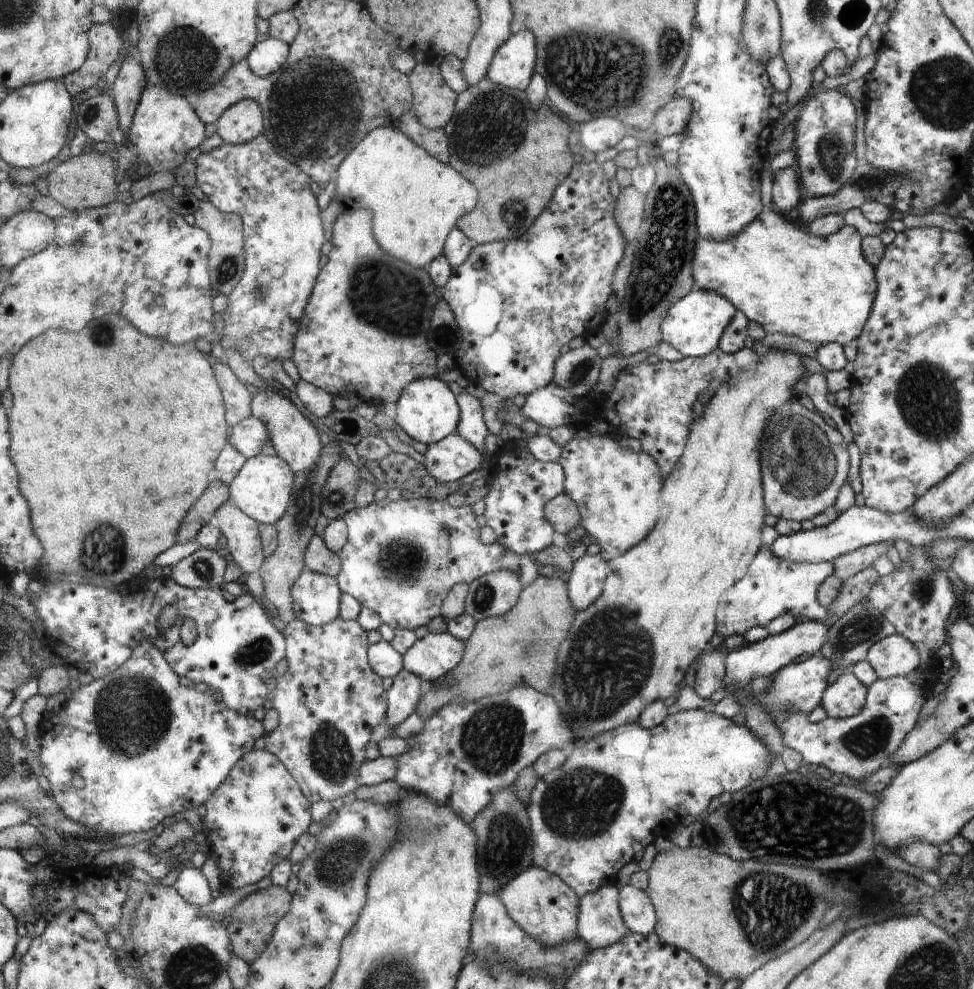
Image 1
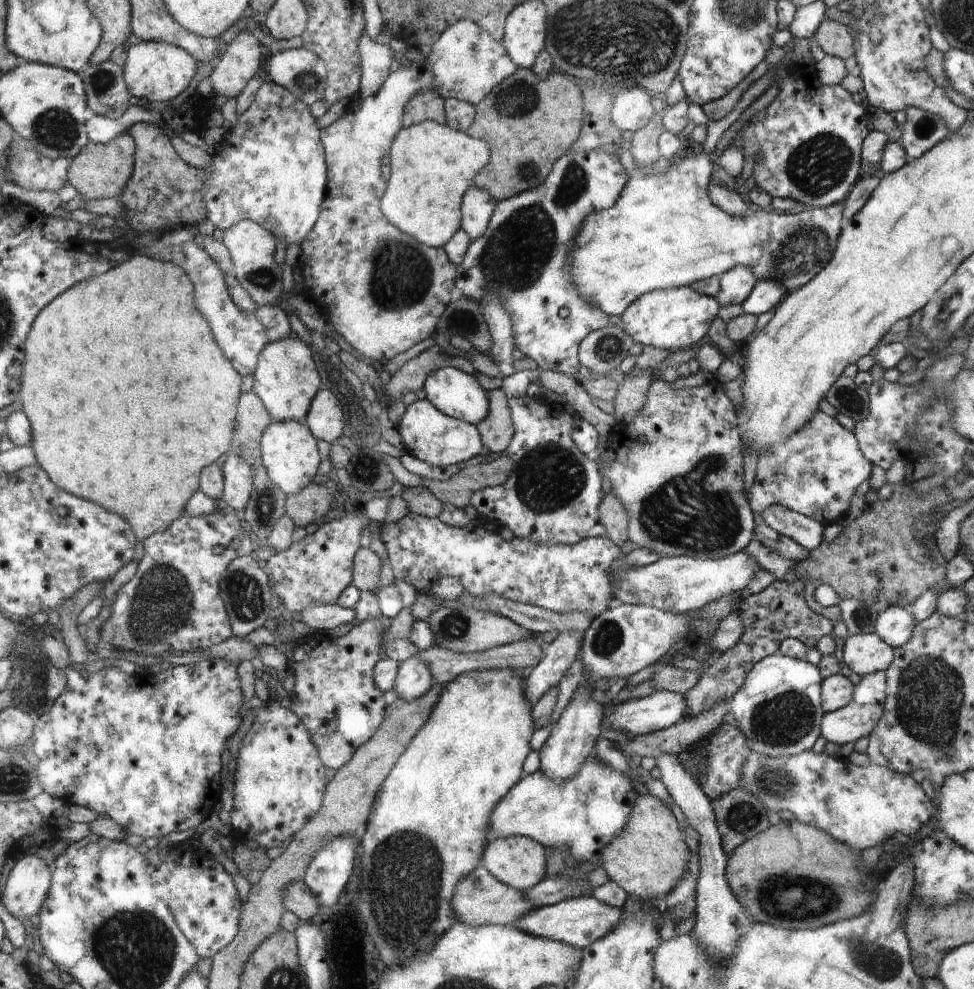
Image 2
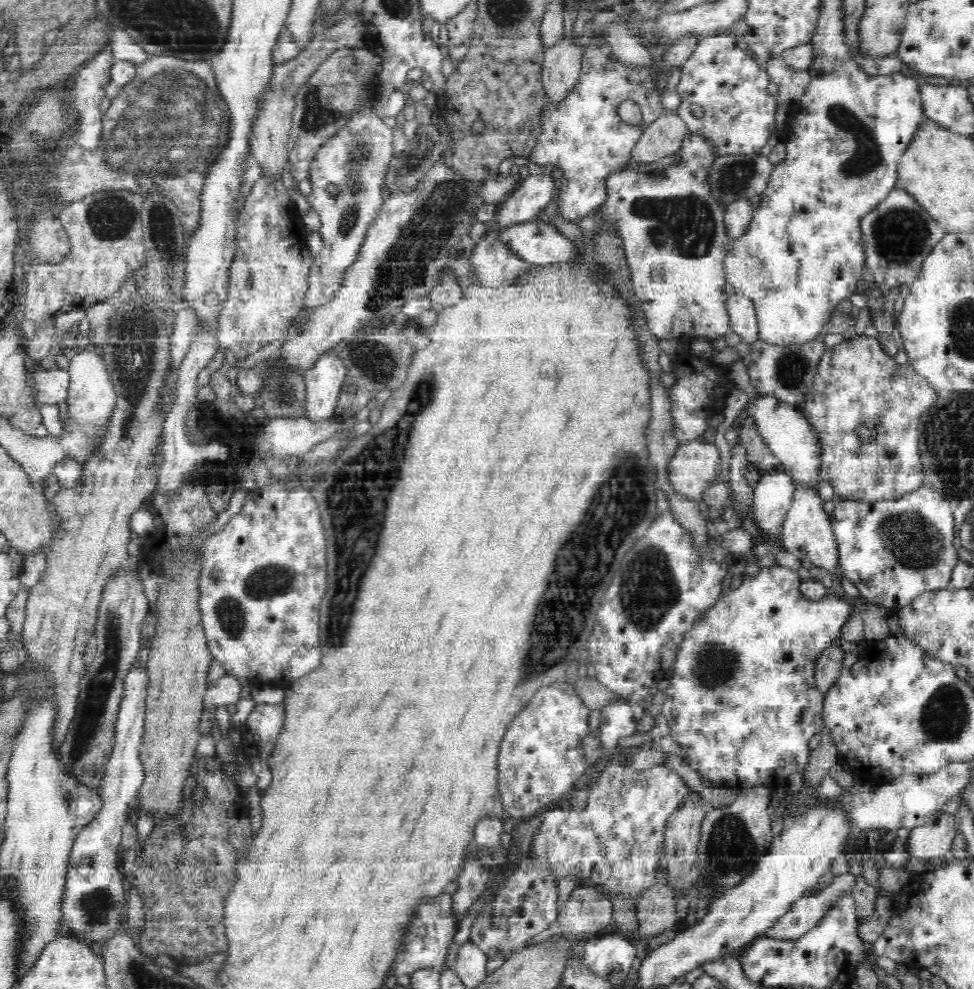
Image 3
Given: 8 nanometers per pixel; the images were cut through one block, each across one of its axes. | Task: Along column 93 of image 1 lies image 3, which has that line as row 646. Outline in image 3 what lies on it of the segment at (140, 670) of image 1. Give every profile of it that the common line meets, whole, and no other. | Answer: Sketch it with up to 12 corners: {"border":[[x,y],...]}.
{"border":[[776,563],[683,636],[662,712],[716,788],[786,788],[857,613]]}

